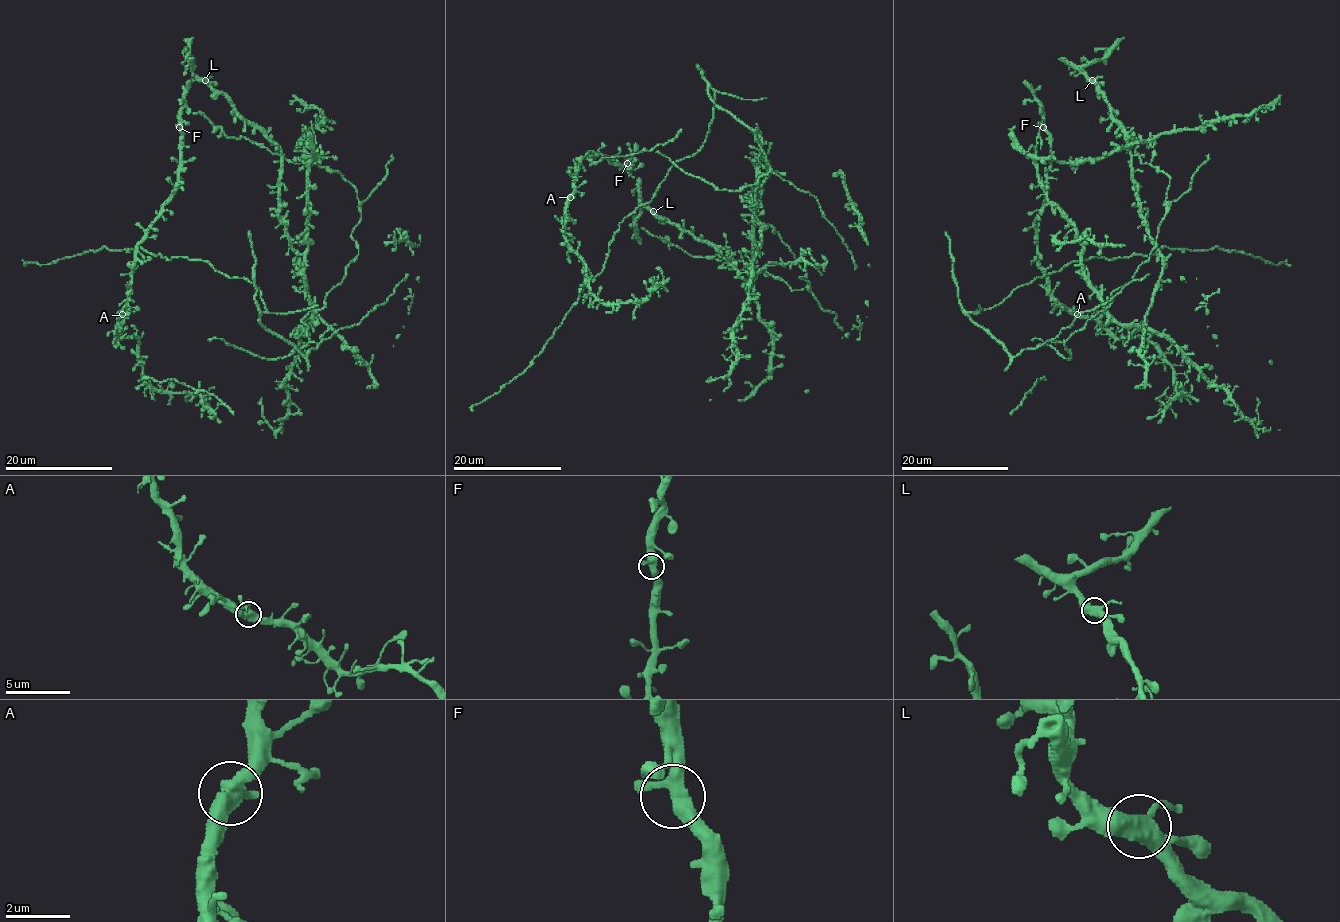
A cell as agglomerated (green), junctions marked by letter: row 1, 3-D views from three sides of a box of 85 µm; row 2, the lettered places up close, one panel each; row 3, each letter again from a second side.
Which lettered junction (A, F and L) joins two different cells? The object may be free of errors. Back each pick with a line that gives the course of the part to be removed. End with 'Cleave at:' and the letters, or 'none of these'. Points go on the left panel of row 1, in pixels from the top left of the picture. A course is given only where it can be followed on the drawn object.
Cleave at: none of these

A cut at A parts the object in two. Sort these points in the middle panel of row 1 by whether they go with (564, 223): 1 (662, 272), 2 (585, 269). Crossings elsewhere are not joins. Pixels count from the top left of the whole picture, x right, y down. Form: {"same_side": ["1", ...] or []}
{"same_side": ["1", "2"]}

